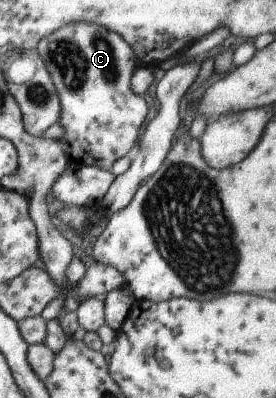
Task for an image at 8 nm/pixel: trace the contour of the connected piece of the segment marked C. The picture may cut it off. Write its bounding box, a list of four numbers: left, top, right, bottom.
[36,22,148,170]

